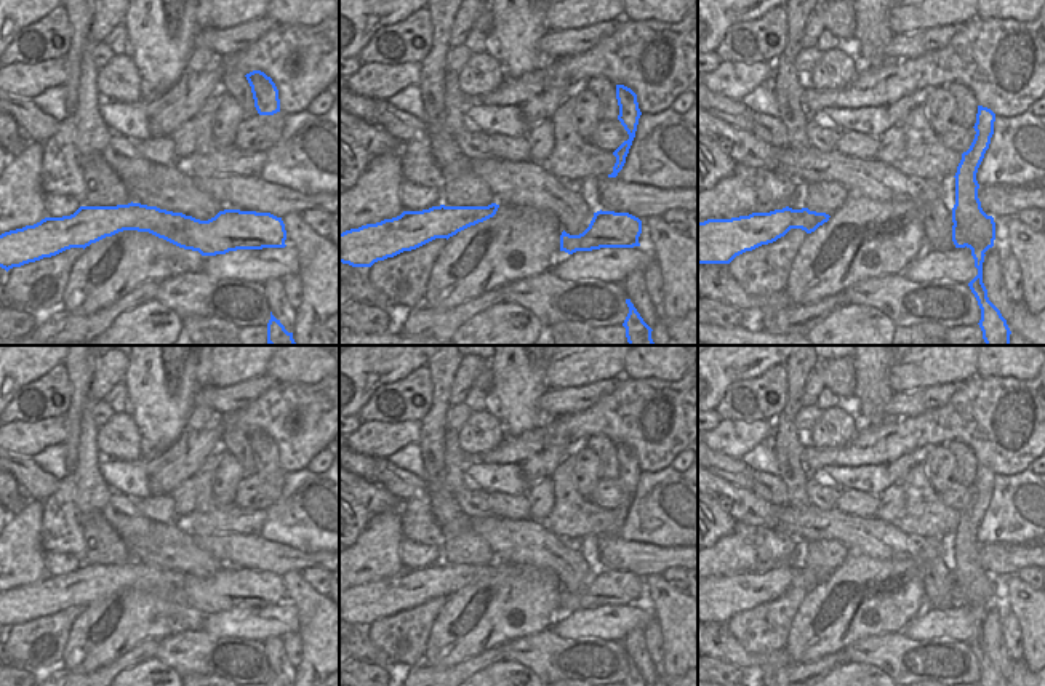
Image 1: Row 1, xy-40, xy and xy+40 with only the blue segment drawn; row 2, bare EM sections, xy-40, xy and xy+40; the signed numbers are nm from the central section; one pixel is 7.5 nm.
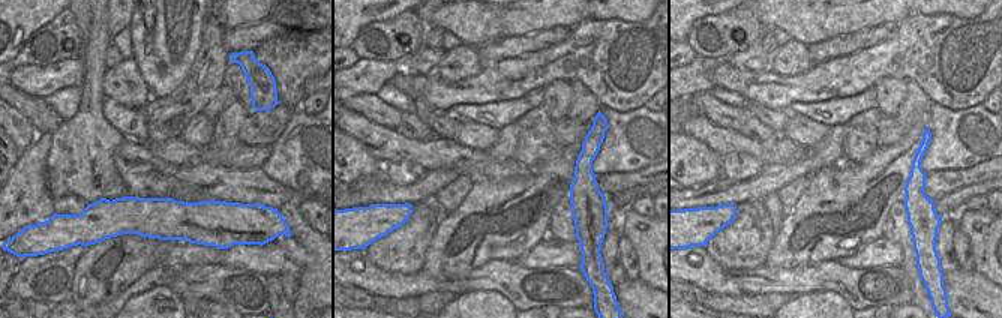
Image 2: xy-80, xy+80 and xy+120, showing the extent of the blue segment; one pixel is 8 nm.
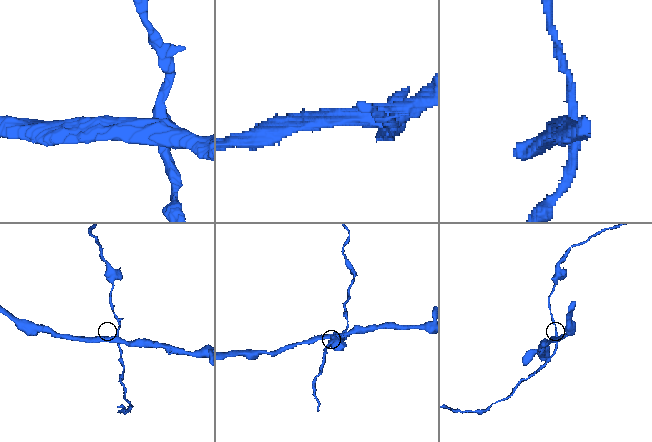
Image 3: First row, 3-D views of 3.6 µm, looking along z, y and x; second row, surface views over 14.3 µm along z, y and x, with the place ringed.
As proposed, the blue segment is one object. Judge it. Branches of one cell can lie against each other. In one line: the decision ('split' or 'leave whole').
split

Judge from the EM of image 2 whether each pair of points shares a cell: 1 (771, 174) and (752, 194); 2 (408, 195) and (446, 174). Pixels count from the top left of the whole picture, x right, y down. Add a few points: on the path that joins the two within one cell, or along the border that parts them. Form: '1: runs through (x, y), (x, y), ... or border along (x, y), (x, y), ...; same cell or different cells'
1: runs through (767, 179), (756, 189); same cell
2: runs through (417, 192), (437, 180); same cell

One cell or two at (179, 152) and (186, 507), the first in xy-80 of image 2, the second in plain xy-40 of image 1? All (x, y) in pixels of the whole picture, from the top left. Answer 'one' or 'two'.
two

